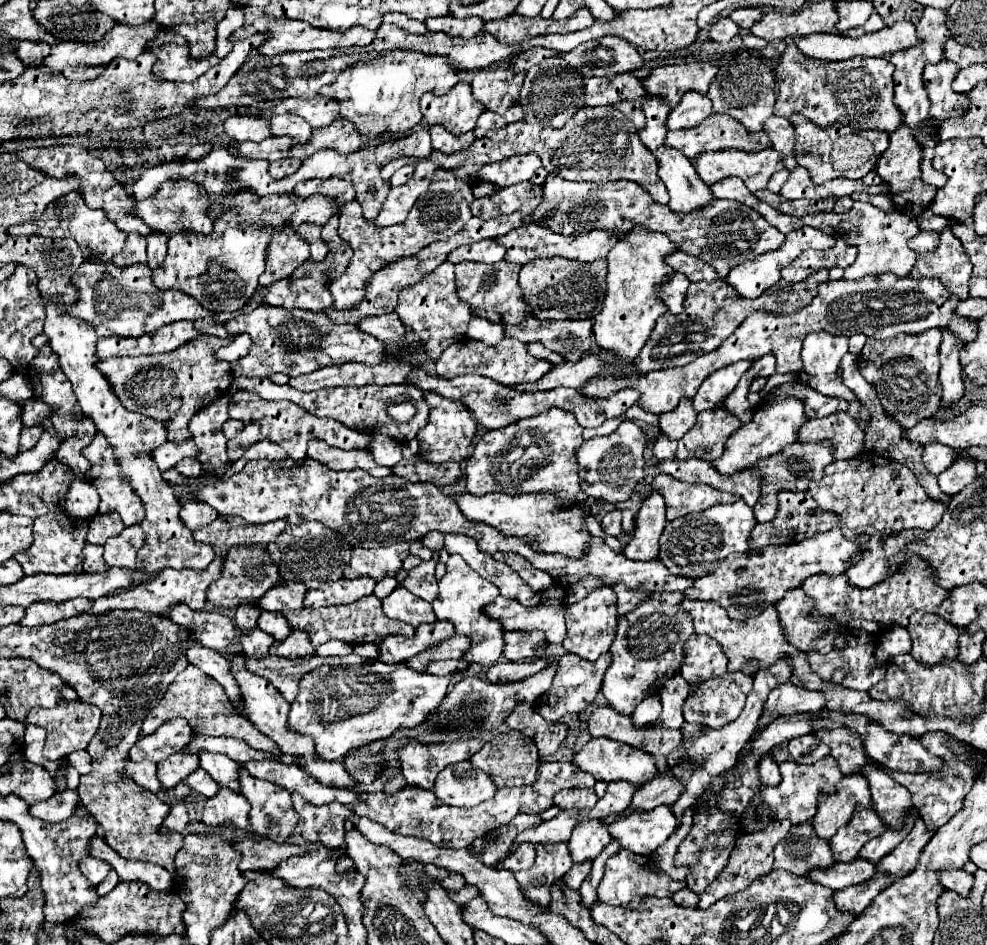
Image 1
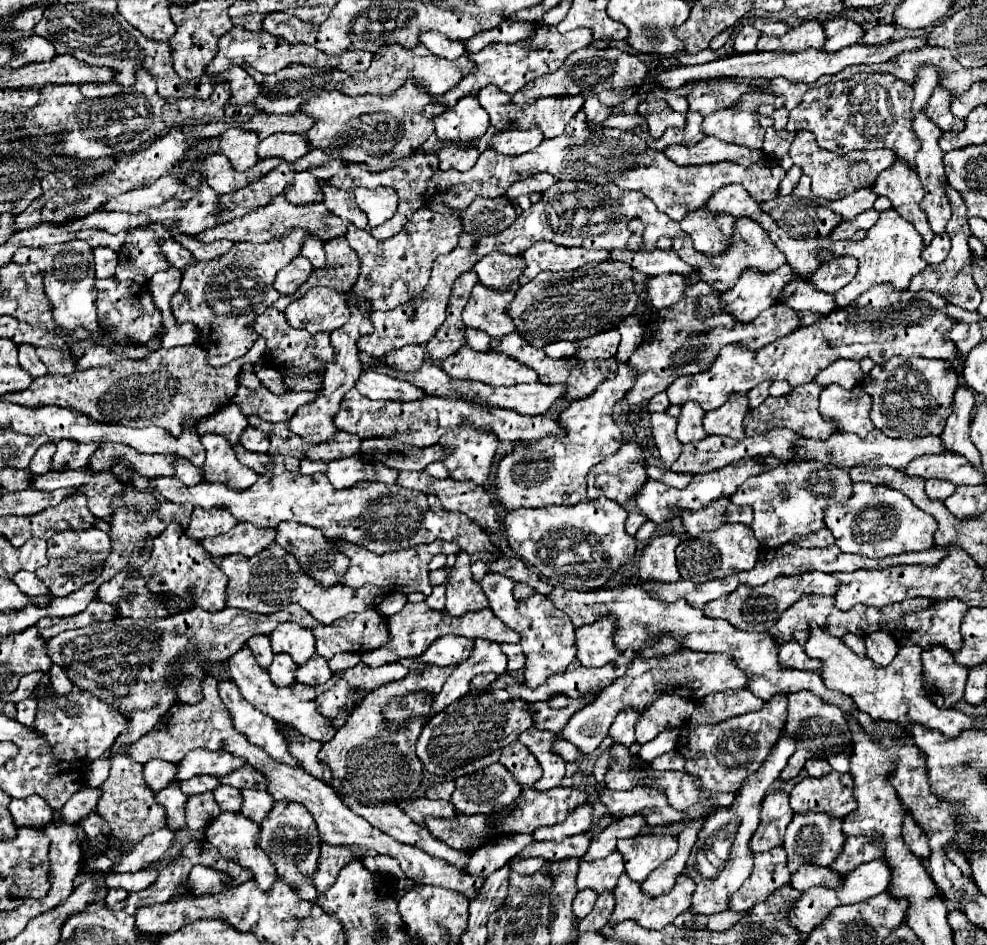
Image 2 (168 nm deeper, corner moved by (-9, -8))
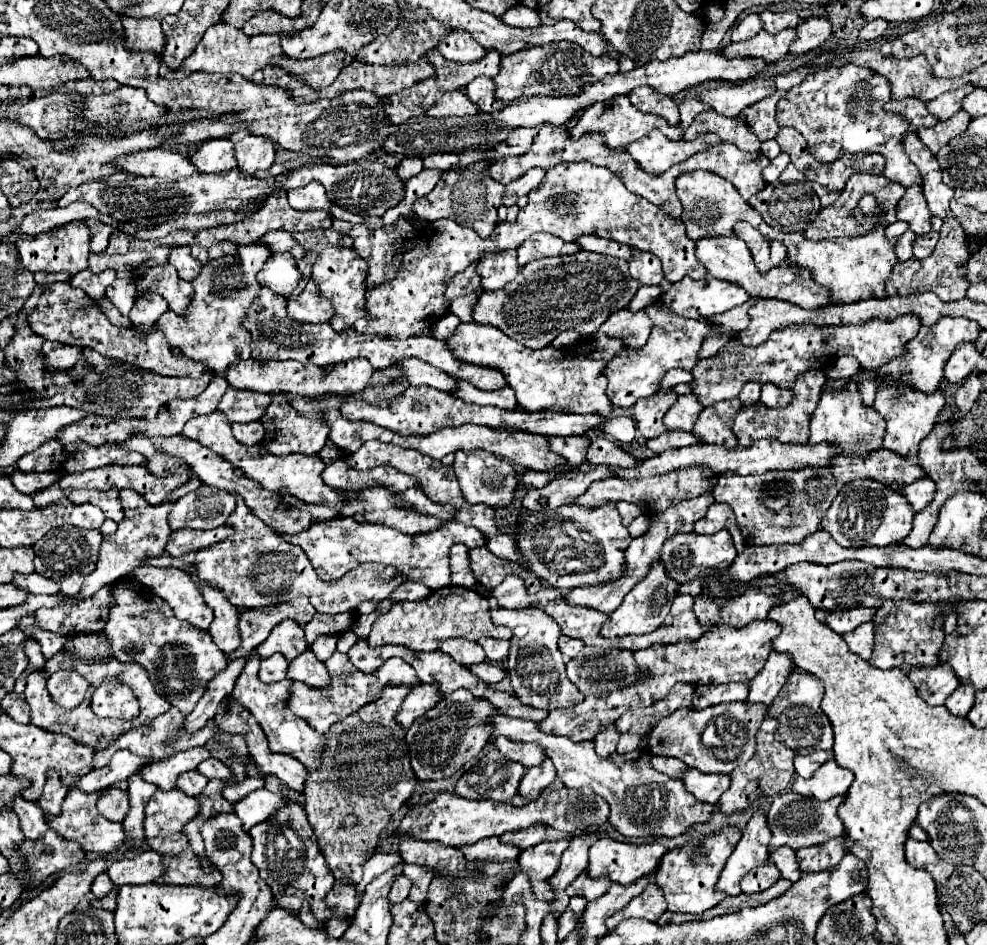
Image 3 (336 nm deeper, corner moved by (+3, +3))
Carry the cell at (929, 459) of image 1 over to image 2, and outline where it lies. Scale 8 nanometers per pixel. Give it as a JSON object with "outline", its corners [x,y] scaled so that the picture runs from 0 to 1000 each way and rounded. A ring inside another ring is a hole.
{"outline":[[[938,509],[938,522],[942,528],[956,530],[960,524],[965,524],[967,517],[969,513],[965,513],[963,509]]]}

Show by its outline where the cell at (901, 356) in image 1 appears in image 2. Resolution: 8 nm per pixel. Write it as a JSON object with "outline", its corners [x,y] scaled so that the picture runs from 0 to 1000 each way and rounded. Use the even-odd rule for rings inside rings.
{"outline":[[[904,378],[896,386],[886,386],[875,399],[873,412],[886,422],[883,448],[900,462],[936,462],[952,460],[956,446],[965,435],[965,420],[971,407],[971,395],[956,380],[940,382],[938,378]]]}

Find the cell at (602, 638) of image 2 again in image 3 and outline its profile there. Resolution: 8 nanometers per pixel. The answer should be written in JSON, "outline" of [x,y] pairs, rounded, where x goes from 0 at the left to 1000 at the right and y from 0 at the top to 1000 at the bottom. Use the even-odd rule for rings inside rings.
{"outline":[[[569,673],[567,679],[565,679],[565,684],[567,684],[567,690],[569,690],[571,694],[582,696],[582,694],[592,686],[592,679],[588,679],[588,677],[584,677],[584,675],[573,675],[573,673]]]}

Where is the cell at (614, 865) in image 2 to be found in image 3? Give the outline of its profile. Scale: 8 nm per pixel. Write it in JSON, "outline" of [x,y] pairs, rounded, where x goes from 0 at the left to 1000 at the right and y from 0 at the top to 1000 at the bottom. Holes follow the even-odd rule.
{"outline":[[[596,923],[588,925],[573,942],[573,946],[580,950],[580,948],[590,948],[594,950],[596,954],[598,952],[604,952],[608,948],[612,948],[616,944],[618,935],[616,935],[616,929],[608,929],[608,931],[602,931],[602,929],[596,929]]]}

